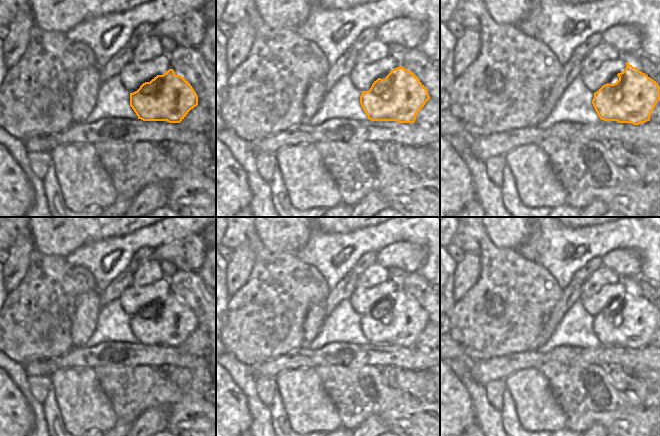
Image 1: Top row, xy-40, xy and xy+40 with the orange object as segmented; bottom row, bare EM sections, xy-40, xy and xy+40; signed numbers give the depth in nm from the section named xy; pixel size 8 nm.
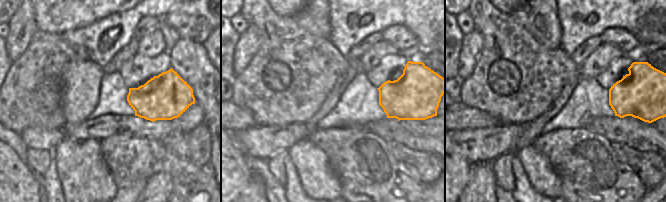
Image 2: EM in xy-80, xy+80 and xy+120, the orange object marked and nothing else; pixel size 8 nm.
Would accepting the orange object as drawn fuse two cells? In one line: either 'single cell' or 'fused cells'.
single cell

